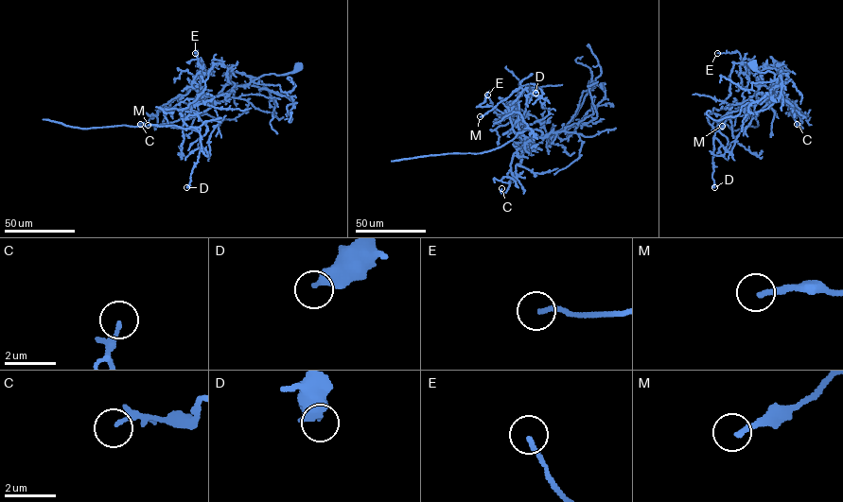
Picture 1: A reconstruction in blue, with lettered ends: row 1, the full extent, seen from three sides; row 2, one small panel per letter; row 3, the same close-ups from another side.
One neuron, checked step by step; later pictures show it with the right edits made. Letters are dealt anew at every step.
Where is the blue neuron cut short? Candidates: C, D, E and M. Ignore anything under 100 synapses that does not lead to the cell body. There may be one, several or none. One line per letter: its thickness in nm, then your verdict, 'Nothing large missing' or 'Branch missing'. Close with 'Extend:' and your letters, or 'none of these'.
C: Thickness 120 nm. Nothing large missing
D: Thickness 400 nm. Nothing large missing
E: Thickness 160 nm. Nothing large missing
M: Thickness 180 nm. Nothing large missing
Extend: none of these

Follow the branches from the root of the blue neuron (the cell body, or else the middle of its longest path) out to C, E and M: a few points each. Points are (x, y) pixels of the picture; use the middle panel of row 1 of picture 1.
C: (590, 84), (571, 121), (558, 130), (531, 138), (514, 154), (510, 185), (505, 192), (501, 188)
E: (590, 84), (571, 121), (558, 130), (527, 141), (520, 137), (513, 117), (495, 112), (487, 95)
M: (590, 84), (571, 121), (544, 136), (536, 129), (516, 133), (513, 129), (508, 107), (522, 88), (480, 116)

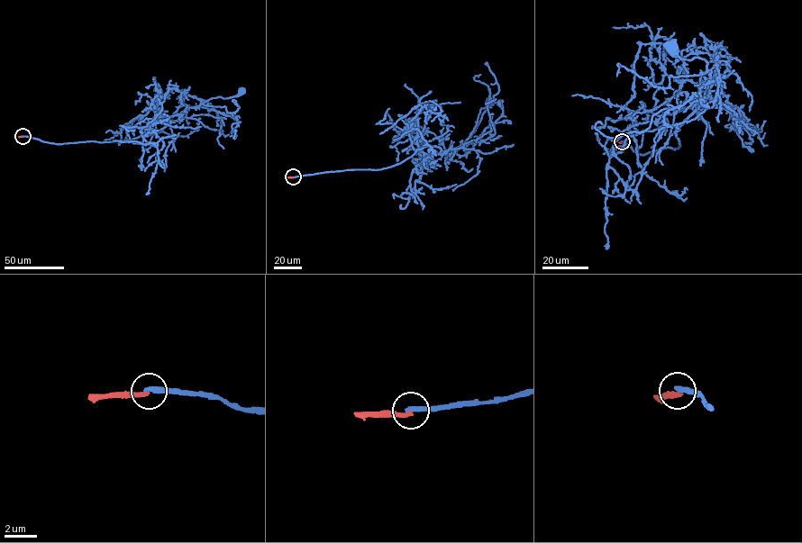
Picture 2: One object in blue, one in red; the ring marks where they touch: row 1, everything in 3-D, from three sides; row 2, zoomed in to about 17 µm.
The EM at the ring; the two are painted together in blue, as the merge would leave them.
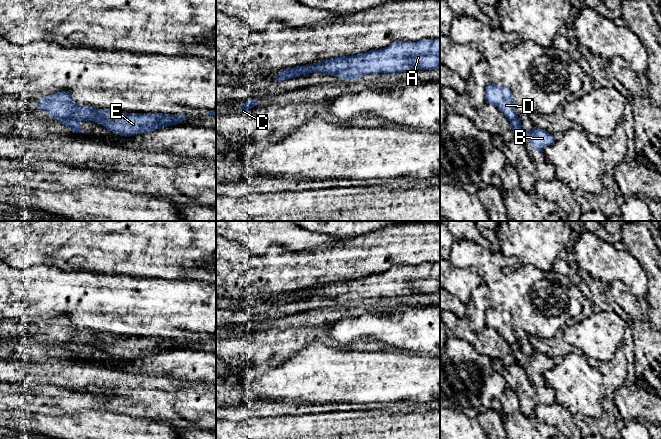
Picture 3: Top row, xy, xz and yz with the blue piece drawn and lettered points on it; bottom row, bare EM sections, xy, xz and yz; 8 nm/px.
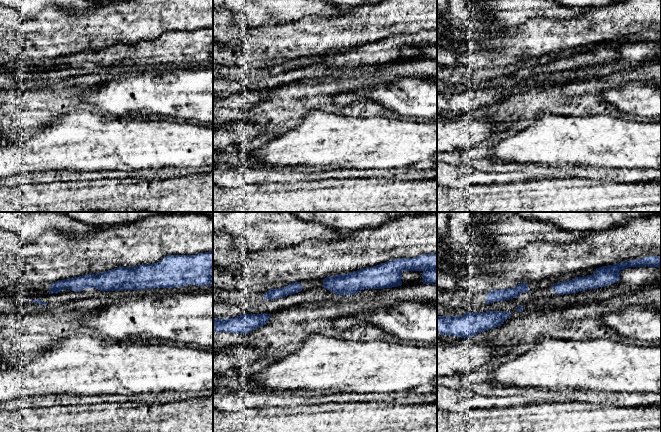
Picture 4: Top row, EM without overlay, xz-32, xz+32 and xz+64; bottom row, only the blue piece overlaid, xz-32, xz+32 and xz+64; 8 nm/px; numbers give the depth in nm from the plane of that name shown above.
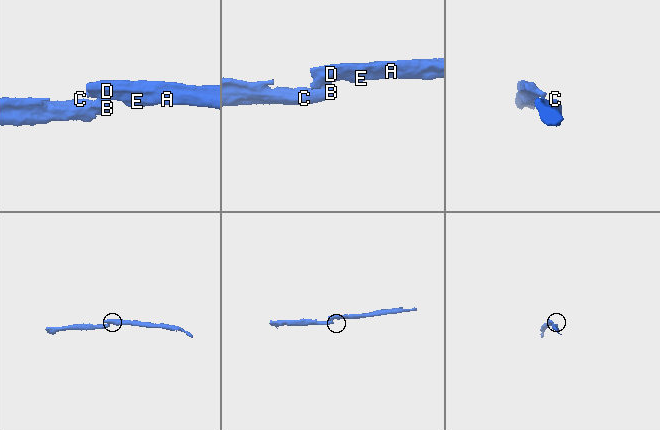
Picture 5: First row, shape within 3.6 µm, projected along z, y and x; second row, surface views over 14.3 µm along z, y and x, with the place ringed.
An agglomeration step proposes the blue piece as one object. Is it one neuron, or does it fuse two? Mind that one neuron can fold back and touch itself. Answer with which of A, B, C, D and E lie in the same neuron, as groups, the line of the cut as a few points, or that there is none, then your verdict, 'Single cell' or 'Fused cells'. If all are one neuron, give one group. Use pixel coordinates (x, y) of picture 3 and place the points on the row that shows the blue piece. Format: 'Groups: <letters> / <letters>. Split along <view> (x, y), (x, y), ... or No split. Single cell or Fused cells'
Groups: A D E / B C. Split along xz (281, 72), (297, 69), (301, 74). Fused cells

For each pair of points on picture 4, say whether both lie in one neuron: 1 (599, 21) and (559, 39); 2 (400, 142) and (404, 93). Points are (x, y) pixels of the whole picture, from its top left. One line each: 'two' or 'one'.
1: one
2: two

